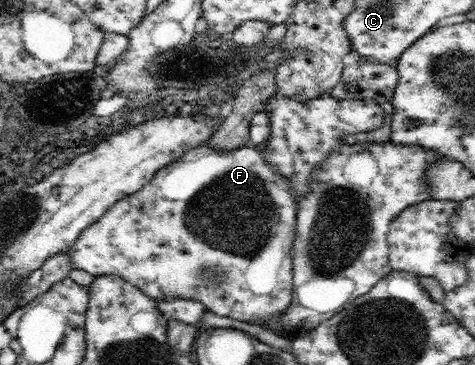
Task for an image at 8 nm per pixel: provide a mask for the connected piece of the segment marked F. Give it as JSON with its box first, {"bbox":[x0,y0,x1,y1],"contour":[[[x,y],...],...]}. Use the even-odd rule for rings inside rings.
{"bbox":[68,142,297,335],"contour":[[[207,142],[201,143],[190,148],[186,154],[175,160],[172,164],[153,175],[153,178],[141,190],[133,194],[126,195],[107,209],[107,212],[97,219],[97,222],[91,224],[89,228],[83,230],[79,239],[68,250],[72,268],[85,270],[93,276],[117,275],[132,285],[139,287],[147,296],[160,300],[163,296],[172,296],[175,298],[184,298],[185,300],[196,300],[206,306],[207,311],[214,312],[219,316],[229,316],[235,320],[242,320],[251,324],[258,324],[271,332],[281,335],[281,327],[273,318],[279,318],[287,306],[291,304],[291,290],[293,278],[293,255],[292,246],[296,238],[296,214],[297,202],[294,192],[290,187],[290,180],[283,178],[267,161],[265,161],[265,152],[256,150],[254,147],[243,146],[233,152],[224,152],[223,150],[213,149],[207,145]]]}

